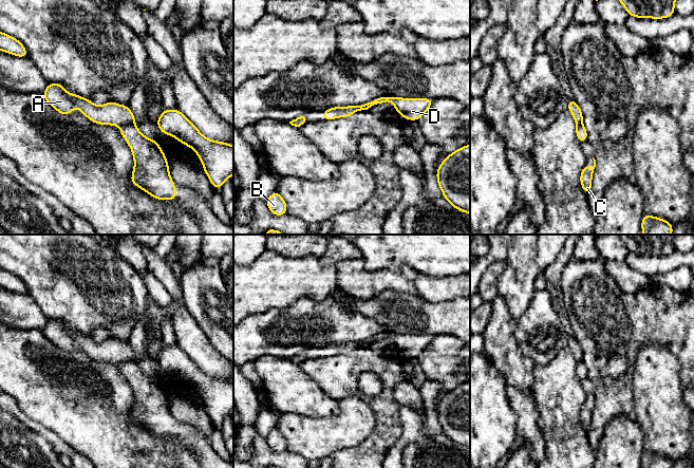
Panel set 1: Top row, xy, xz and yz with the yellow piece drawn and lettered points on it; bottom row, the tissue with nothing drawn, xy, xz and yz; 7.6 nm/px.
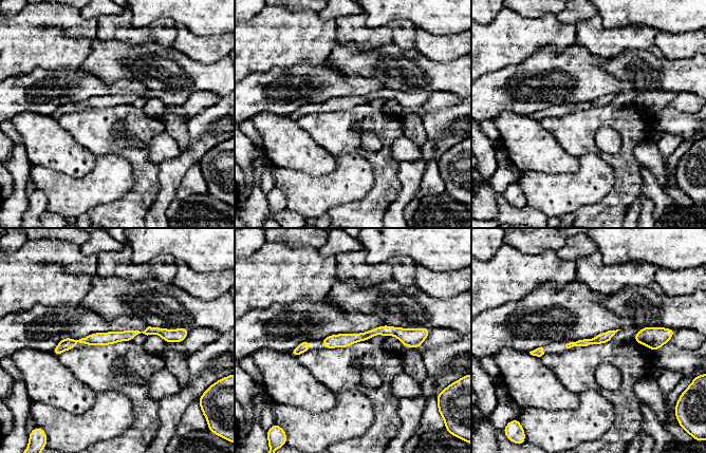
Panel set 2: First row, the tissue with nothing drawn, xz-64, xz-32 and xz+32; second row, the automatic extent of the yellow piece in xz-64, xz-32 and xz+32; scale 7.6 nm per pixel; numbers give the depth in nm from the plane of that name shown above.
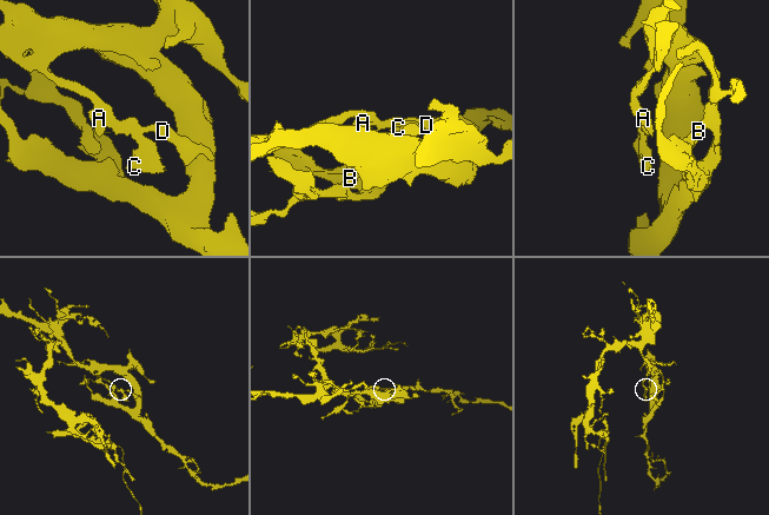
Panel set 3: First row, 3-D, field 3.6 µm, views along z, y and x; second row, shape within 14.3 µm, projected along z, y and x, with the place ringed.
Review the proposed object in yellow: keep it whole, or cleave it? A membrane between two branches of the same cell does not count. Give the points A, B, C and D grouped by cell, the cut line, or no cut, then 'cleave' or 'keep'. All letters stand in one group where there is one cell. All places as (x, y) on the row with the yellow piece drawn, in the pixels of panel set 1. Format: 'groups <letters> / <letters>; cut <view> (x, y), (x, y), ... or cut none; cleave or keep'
groups A B D / C; cut xy (134, 124), (124, 124), (122, 126); cleave

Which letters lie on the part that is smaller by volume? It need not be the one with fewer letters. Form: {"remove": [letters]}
{"remove": ["C"]}

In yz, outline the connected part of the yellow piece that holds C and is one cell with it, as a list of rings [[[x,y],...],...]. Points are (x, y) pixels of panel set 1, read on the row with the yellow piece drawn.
[[[594,157],[593,160],[594,166],[589,167],[588,165],[585,165],[580,174],[581,186],[586,194],[589,194],[592,191],[592,176],[594,174],[594,169],[596,167],[596,160]]]

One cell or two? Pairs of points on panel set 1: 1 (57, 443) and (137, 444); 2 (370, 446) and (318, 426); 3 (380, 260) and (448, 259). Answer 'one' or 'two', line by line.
1: two
2: two
3: one

